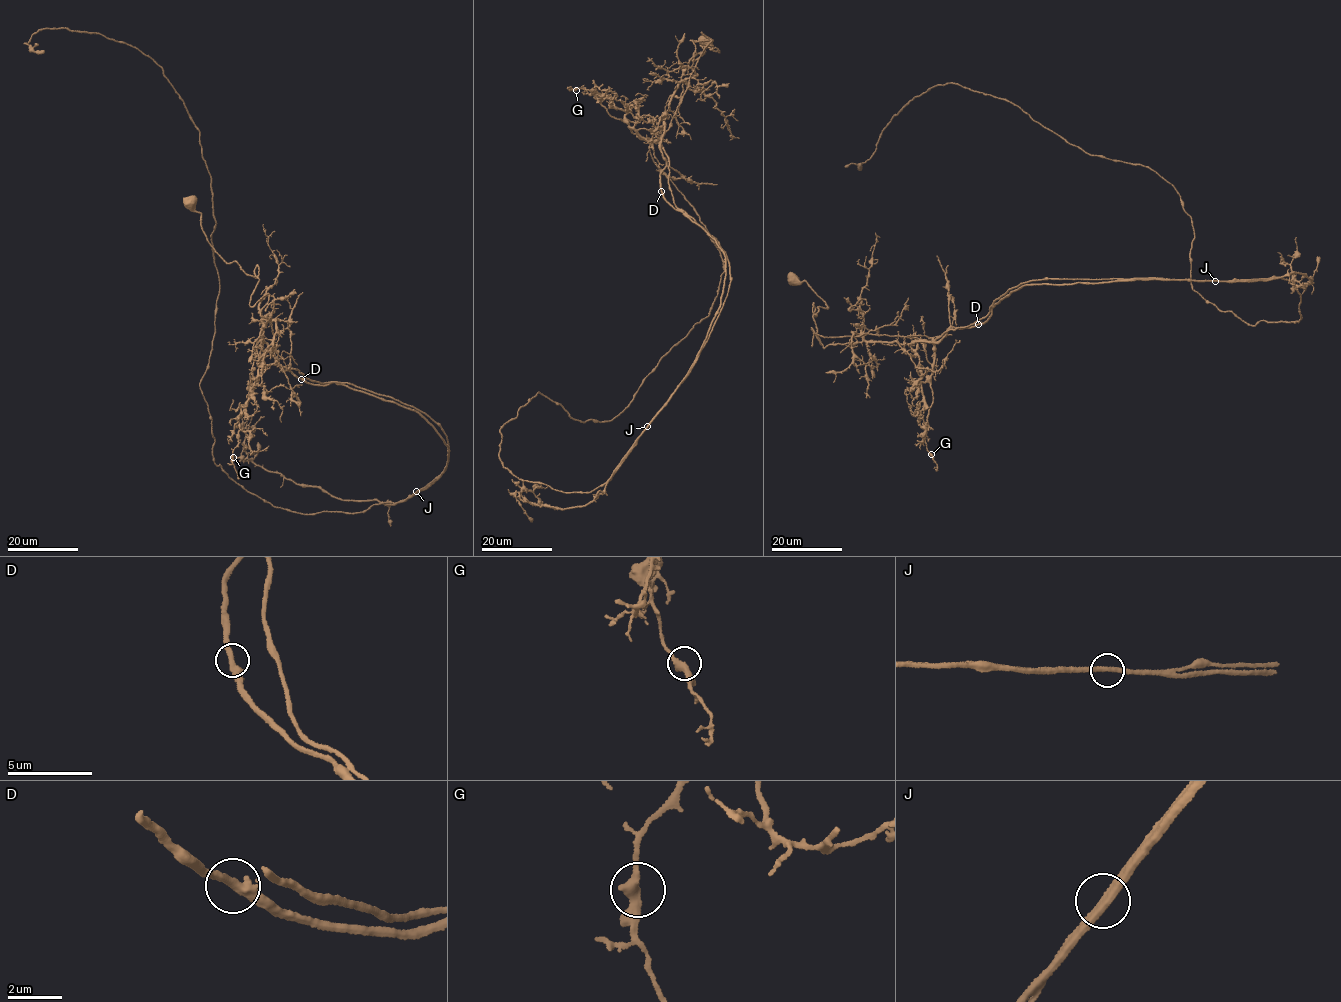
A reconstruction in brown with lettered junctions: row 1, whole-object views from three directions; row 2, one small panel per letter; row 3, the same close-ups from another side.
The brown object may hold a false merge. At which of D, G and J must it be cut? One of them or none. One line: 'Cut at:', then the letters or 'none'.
Cut at: J

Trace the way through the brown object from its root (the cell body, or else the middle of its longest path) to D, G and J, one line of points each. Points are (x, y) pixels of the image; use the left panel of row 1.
D: (337, 512), (397, 503), (426, 489), (446, 468), (447, 446), (412, 409), (343, 385), (301, 379)
G: (337, 512), (426, 489), (446, 468), (447, 446), (412, 409), (276, 363), (249, 393), (233, 457)
J: (337, 512), (362, 511), (375, 504), (397, 503), (416, 491)

